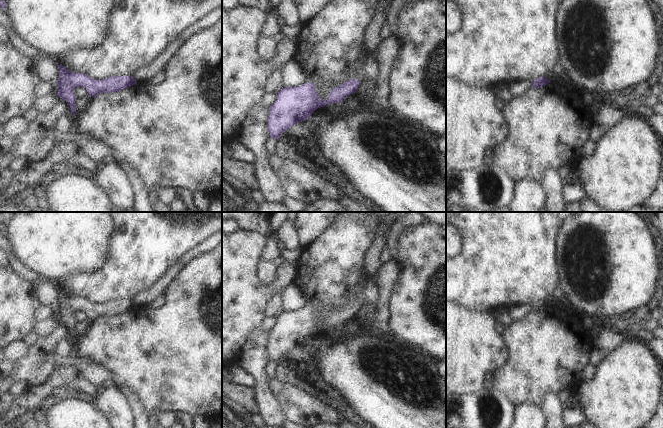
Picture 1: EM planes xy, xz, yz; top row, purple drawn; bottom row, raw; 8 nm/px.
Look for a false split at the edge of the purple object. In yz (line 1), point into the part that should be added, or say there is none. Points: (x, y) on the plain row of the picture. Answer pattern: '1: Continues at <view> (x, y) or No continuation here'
1: No continuation here.

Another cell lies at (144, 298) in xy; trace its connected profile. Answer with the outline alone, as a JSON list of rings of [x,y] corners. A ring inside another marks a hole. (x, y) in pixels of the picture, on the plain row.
[[[177,263],[170,267],[170,269],[149,289],[139,293],[134,298],[134,303],[137,307],[148,306],[159,296],[164,295],[166,287],[174,279],[174,277],[181,270],[180,264]]]

